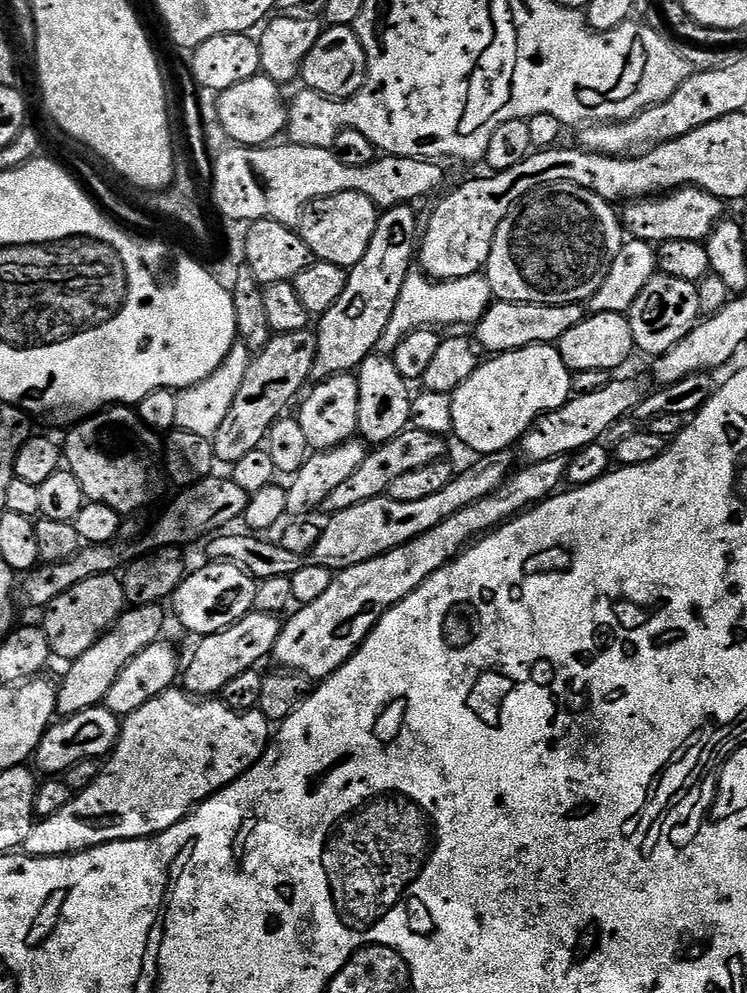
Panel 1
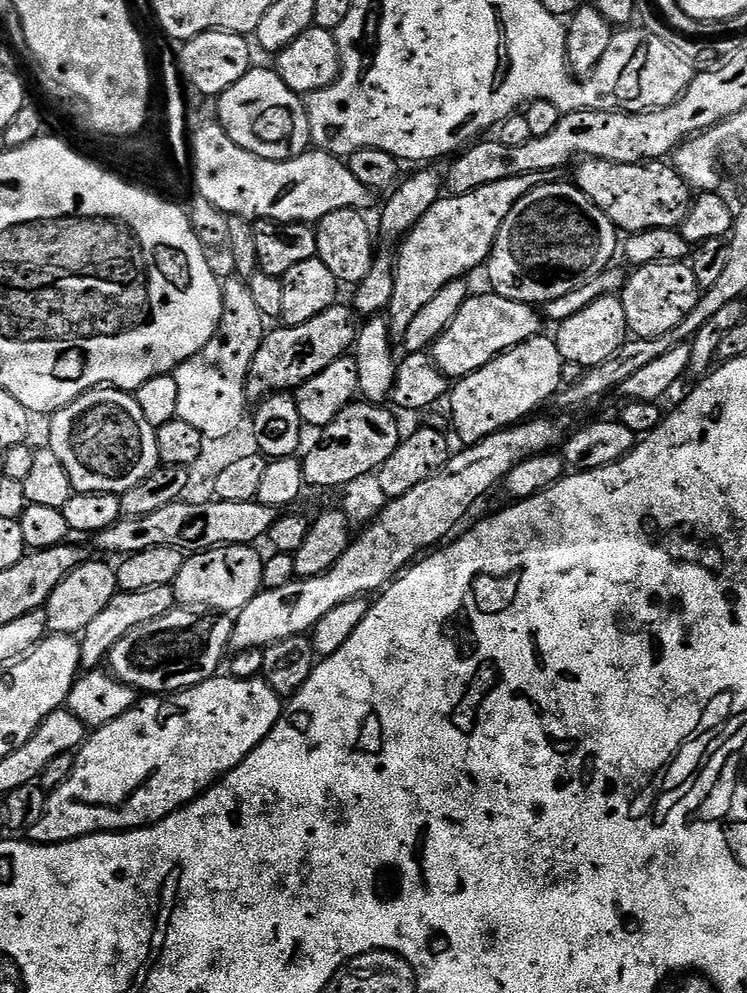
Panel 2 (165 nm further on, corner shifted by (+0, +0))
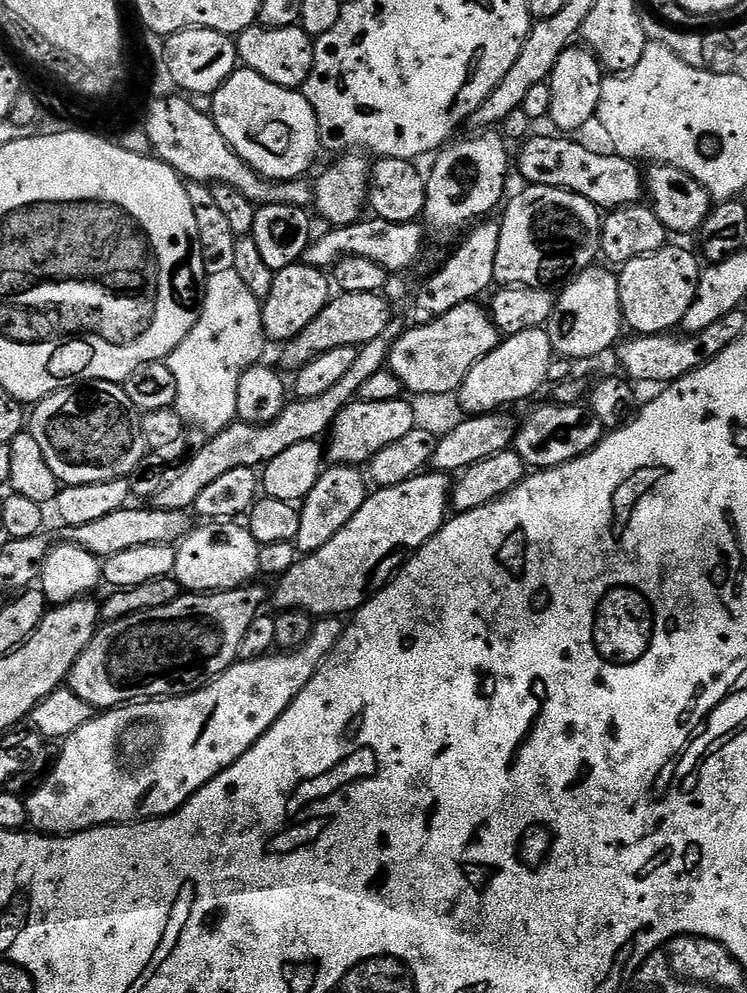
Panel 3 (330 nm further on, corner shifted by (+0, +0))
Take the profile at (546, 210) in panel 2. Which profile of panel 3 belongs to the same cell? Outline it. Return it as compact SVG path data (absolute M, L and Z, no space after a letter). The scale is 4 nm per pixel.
M533 184L512 201L499 221L498 258L494 258L494 281L506 288L555 289L580 272L593 267L601 255L601 209L582 194L564 188Z

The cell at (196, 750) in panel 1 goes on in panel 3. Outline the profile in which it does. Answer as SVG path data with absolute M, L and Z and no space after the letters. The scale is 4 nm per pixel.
M340 618L317 619L312 637L295 652L240 660L231 664L221 676L187 696L133 702L93 715L82 730L63 741L61 748L64 749L52 773L41 782L40 789L32 797L27 797L28 824L40 834L70 836L87 828L130 824L172 815L198 789L206 787L218 773L225 772L256 745L258 738L267 734L270 726L278 722L280 715L324 665L334 646L338 646L345 627L345 621Z

